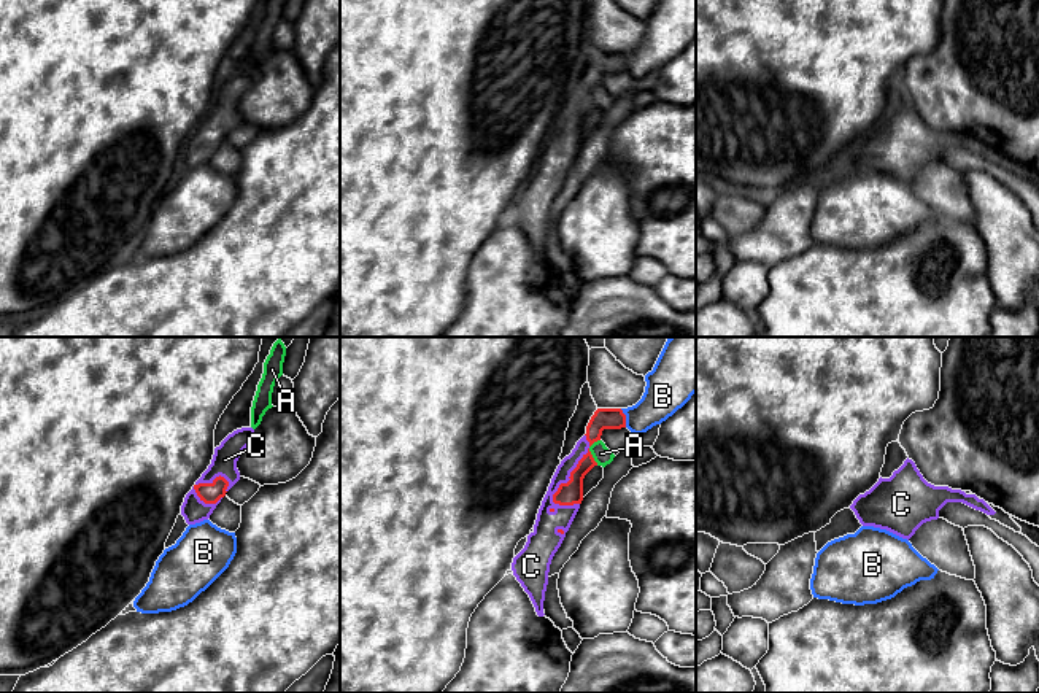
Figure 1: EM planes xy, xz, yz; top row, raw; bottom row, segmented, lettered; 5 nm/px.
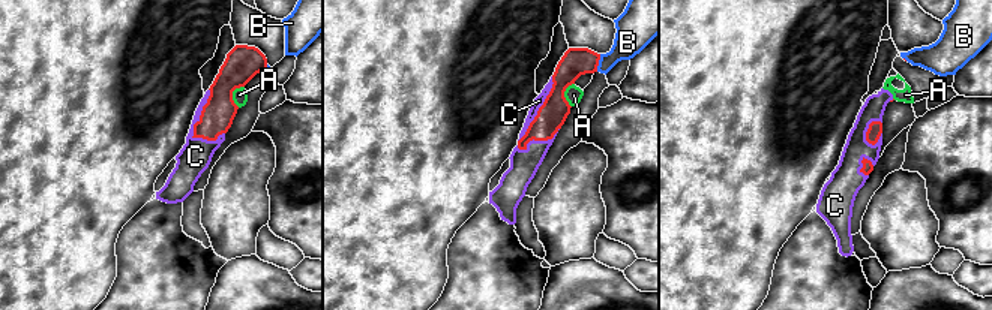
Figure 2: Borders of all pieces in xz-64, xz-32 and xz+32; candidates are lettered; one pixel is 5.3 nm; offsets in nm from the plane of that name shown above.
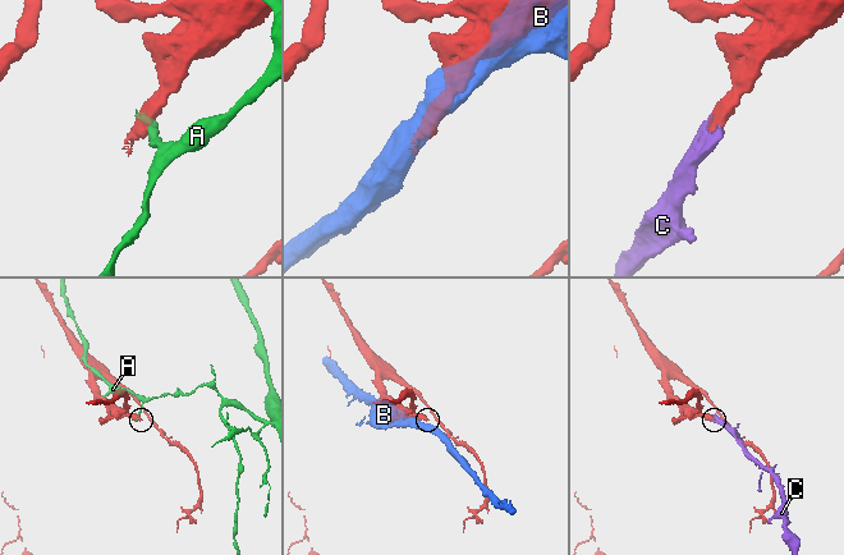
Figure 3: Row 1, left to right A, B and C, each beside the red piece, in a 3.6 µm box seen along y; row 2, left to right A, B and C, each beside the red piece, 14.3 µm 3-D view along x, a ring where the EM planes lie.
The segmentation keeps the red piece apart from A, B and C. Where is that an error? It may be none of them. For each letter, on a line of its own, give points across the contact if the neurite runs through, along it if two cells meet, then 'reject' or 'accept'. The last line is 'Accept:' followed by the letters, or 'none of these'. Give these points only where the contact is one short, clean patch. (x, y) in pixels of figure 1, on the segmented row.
A: reject
B: reject
C: accept
Accept: C

